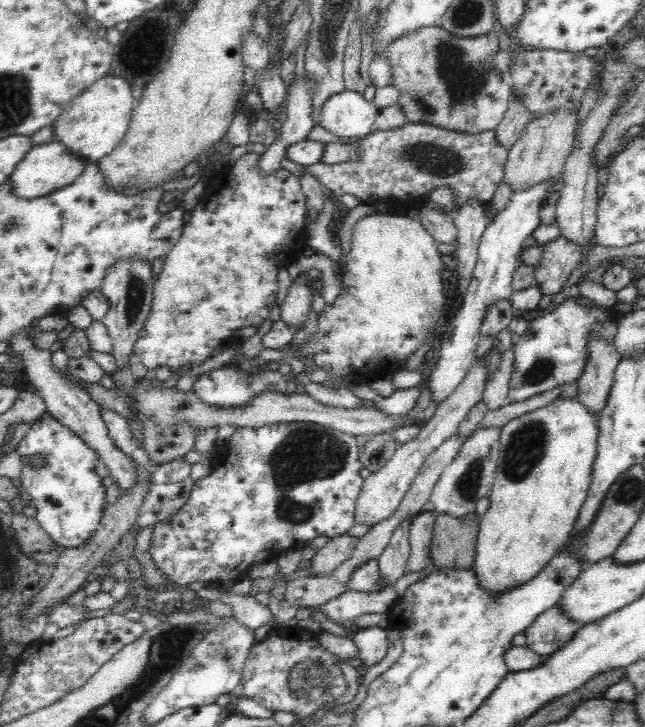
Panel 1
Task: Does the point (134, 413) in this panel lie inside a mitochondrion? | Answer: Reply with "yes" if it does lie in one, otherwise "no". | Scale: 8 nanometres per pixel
no

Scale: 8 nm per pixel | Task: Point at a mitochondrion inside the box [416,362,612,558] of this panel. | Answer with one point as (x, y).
(526, 446)

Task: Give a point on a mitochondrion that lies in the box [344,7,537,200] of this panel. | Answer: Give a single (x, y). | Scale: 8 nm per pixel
(463, 78)

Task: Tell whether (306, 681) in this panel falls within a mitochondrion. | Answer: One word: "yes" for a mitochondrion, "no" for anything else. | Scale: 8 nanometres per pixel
yes

